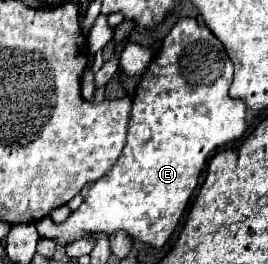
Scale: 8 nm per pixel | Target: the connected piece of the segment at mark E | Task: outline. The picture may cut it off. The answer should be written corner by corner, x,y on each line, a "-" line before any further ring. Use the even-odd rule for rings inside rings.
183,17
173,25
137,85
121,155
103,179
91,185
81,207
67,221
55,223
49,215
39,219
35,223
39,237
69,245
91,233
111,235
115,231
127,231
133,239
153,247
163,247
169,241
199,185
207,157
221,145
241,139
247,131
243,103
235,103
229,97
233,65
225,49
217,51
219,47
217,37
195,19
-
191,51
203,51
207,55
191,55
-
217,61
223,69
209,73
201,81
193,79
199,77
195,75
199,69
209,63
217,65

